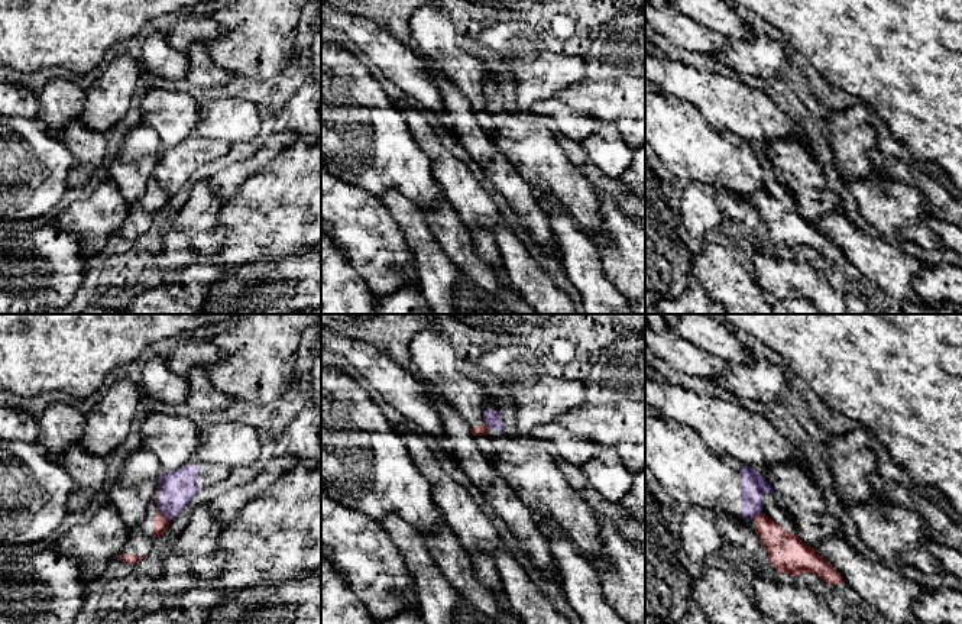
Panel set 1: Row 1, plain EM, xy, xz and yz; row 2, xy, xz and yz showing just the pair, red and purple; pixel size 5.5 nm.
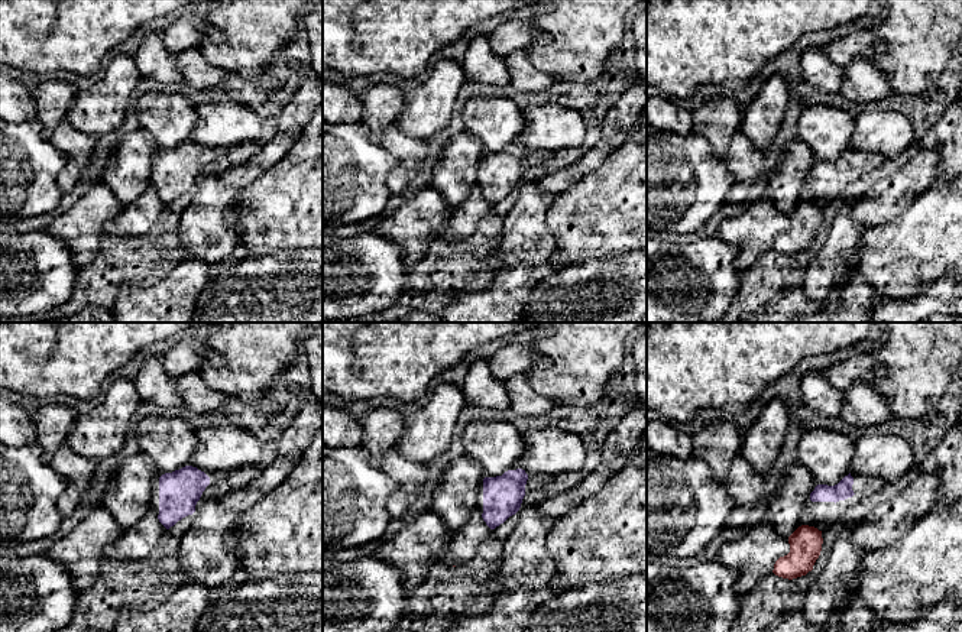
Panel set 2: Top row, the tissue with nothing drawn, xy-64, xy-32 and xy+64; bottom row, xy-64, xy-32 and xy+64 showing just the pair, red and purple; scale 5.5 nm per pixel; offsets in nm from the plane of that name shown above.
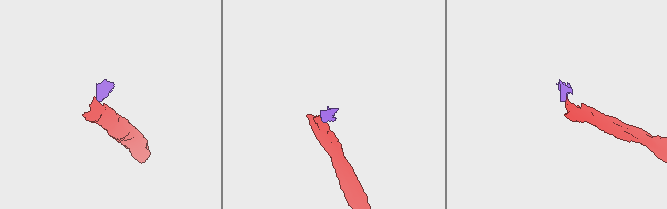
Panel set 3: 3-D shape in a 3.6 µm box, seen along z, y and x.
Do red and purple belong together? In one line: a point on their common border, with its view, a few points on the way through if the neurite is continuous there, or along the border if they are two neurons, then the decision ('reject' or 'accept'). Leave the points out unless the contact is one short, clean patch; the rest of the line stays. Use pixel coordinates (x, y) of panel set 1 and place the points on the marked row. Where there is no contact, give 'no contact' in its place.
meets red in xy at (162, 514); border along xy (158, 508), (169, 520); reject

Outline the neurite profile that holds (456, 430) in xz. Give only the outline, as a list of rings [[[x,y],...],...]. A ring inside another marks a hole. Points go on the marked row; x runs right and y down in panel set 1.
[[[430,385],[425,387],[433,398],[434,408],[441,416],[446,443],[456,446],[459,443],[467,442],[472,437],[469,424],[460,417],[456,408],[444,400],[441,394],[433,392],[433,387]]]

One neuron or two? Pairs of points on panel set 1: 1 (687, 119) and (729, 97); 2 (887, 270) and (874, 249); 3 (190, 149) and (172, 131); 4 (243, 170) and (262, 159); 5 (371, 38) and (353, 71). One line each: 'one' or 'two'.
1: two
2: one
3: two
4: one
5: two

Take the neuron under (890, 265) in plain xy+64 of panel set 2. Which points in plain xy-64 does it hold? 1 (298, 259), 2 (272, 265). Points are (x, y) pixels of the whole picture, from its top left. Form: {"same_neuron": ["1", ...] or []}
{"same_neuron": []}

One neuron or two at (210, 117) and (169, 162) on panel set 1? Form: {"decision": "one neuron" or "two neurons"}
{"decision": "two neurons"}

